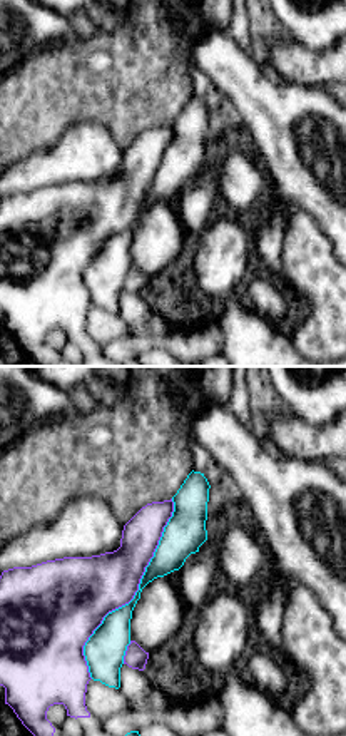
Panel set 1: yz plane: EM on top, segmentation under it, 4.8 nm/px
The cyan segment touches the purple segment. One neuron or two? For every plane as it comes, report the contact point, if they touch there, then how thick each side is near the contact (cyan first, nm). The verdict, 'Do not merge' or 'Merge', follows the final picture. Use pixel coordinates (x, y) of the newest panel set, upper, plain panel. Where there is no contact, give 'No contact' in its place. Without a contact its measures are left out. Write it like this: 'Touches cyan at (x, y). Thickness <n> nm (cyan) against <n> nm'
Touches cyan at (136, 218). Thickness 170 nm (cyan) against 320 nm

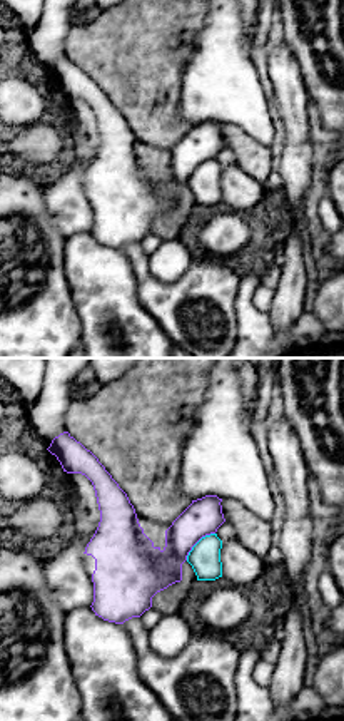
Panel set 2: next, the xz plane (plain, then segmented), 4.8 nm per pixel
Touches cyan at (197, 168). Thickness 150 nm (cyan) against 200 nm

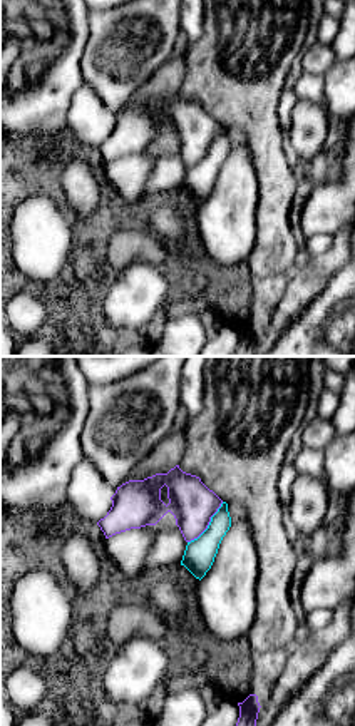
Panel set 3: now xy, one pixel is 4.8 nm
Touches cyan at (210, 149). Thickness 150 nm (cyan) against 220 nm

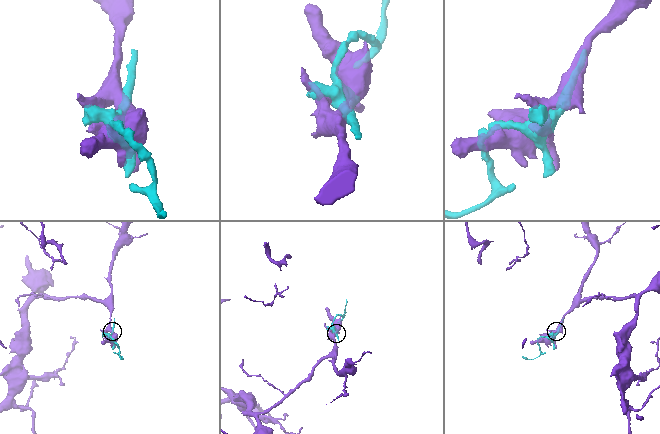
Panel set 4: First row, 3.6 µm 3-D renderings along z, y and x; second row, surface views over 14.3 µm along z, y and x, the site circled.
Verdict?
Do not merge

